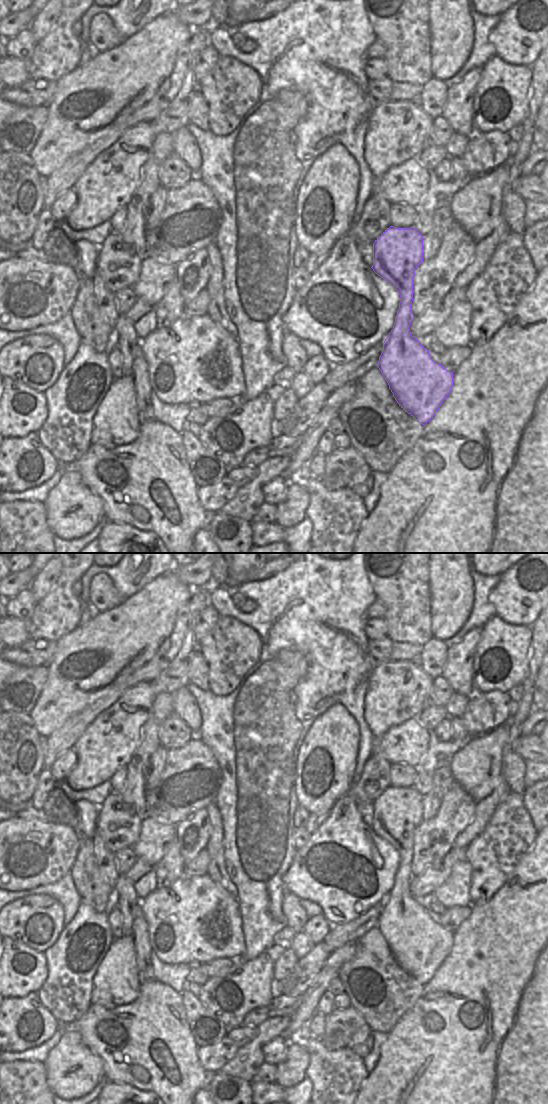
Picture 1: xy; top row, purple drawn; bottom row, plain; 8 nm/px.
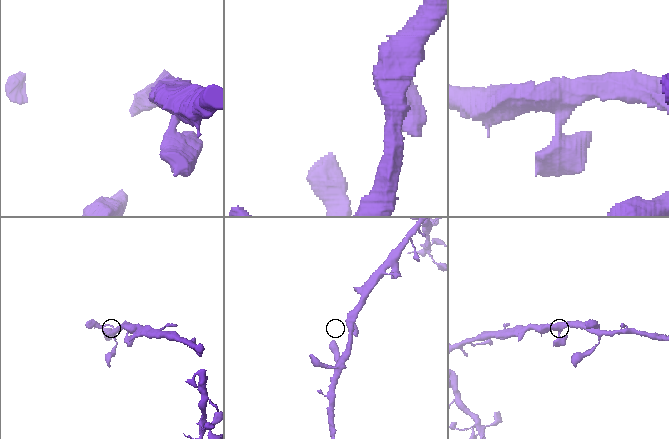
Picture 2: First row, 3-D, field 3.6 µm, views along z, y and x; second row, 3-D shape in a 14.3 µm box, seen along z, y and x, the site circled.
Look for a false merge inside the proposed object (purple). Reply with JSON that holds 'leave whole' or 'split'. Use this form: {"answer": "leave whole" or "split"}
{"answer": "leave whole"}

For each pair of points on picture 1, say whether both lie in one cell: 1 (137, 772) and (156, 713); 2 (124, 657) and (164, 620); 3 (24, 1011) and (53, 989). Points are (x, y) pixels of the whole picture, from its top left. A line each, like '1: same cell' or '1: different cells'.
1: same cell
2: same cell
3: different cells

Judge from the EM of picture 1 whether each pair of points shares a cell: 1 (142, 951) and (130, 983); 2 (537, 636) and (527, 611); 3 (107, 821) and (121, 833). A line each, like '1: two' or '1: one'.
1: two
2: two
3: one

